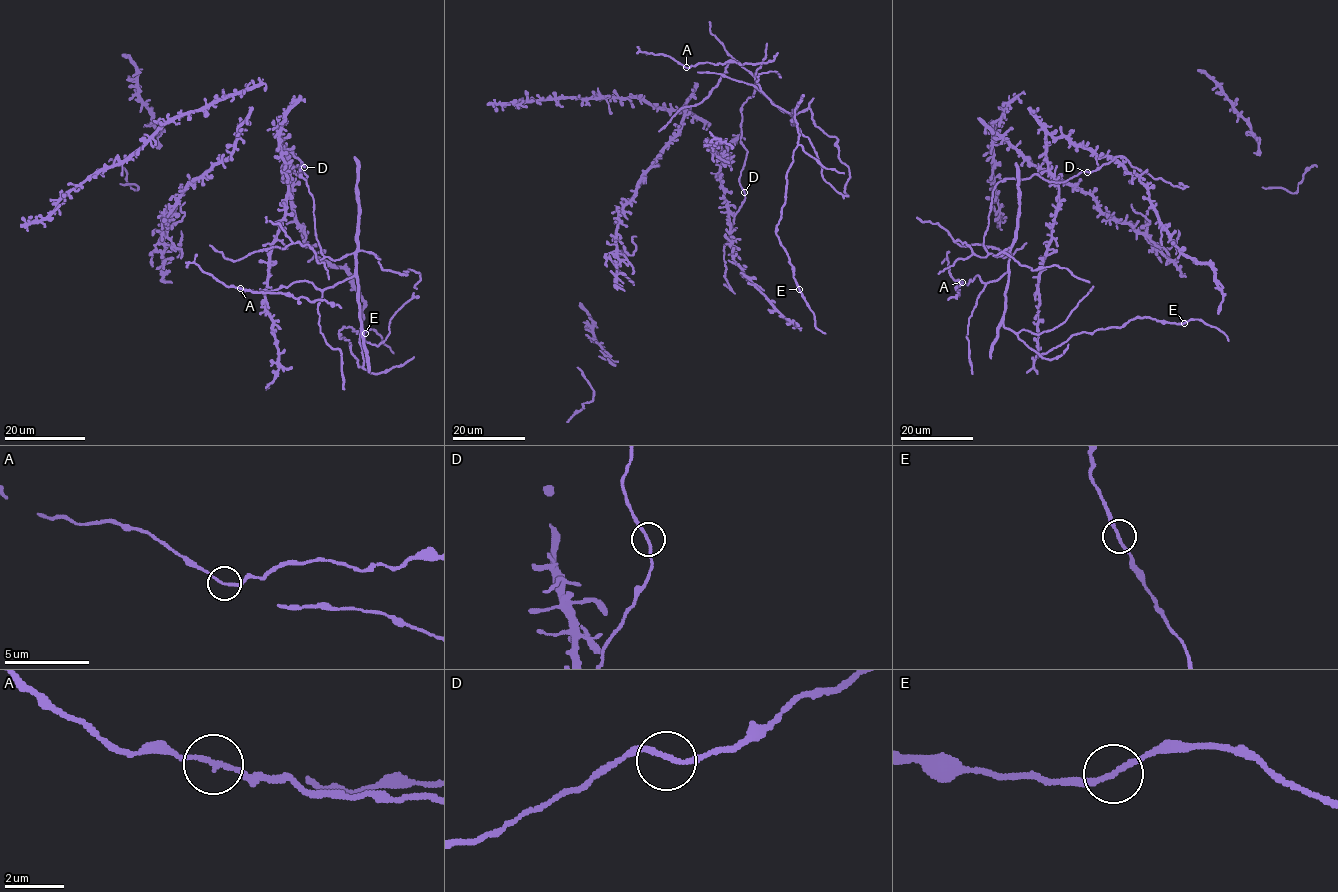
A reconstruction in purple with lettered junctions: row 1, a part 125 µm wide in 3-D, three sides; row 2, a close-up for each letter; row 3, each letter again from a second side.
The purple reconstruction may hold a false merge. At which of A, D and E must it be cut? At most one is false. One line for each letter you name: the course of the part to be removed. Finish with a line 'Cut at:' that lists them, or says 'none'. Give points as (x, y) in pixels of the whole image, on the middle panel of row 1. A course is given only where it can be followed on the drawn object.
A: Course of the part to remove: (686, 67), (706, 62), (765, 63), (772, 61), (778, 53)
Cut at: A

